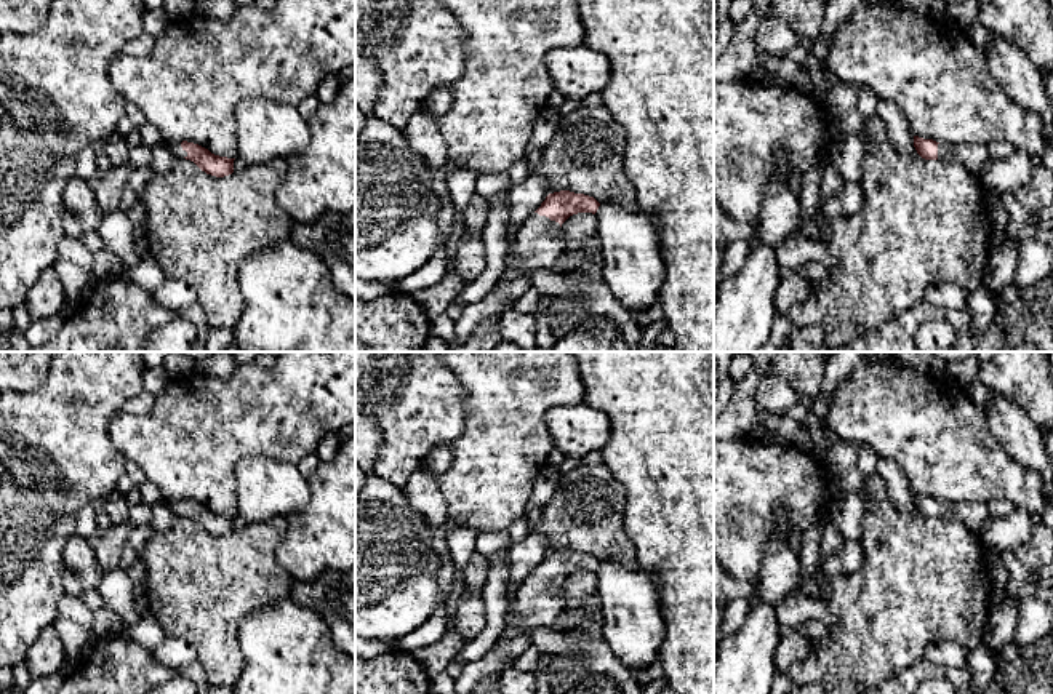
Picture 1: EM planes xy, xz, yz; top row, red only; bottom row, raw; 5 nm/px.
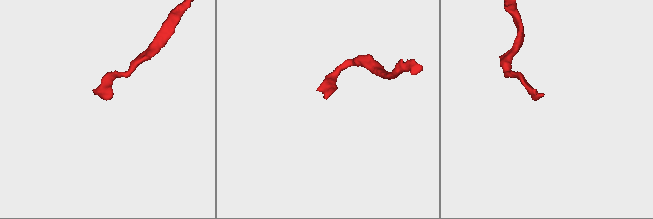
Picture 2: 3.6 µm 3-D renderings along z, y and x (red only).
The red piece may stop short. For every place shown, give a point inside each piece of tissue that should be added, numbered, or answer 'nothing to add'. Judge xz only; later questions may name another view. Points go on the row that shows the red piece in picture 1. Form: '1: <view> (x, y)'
1: xz (538, 245)

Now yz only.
1: yz (973, 157)

